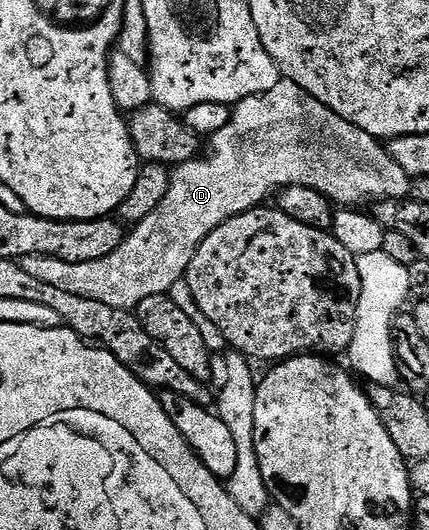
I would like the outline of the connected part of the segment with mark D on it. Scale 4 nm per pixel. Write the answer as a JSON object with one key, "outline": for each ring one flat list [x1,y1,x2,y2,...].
{"outline":[[280,78,273,89,245,97,234,104,229,125,217,134,210,136,211,159,196,157,188,163,180,163,171,171,169,193,161,200,161,205,145,217,145,221,134,224,126,234,123,244,109,257,101,261,70,263,48,255,30,255,18,260,21,269,36,279,61,289,64,293,73,293,76,297,90,297,92,301,102,301,104,305,113,305,113,309,135,311,145,301,145,297,166,295,172,285,186,276,189,265,205,237,213,233,225,221,237,217,253,207,266,204,267,199,289,185,305,185,317,189,332,204,355,209,360,205,374,205,382,199,404,200,411,193,411,176,393,161,386,146,374,139,365,129,357,129,341,113,333,113,329,105,321,105,313,93,305,93,301,85]]}

